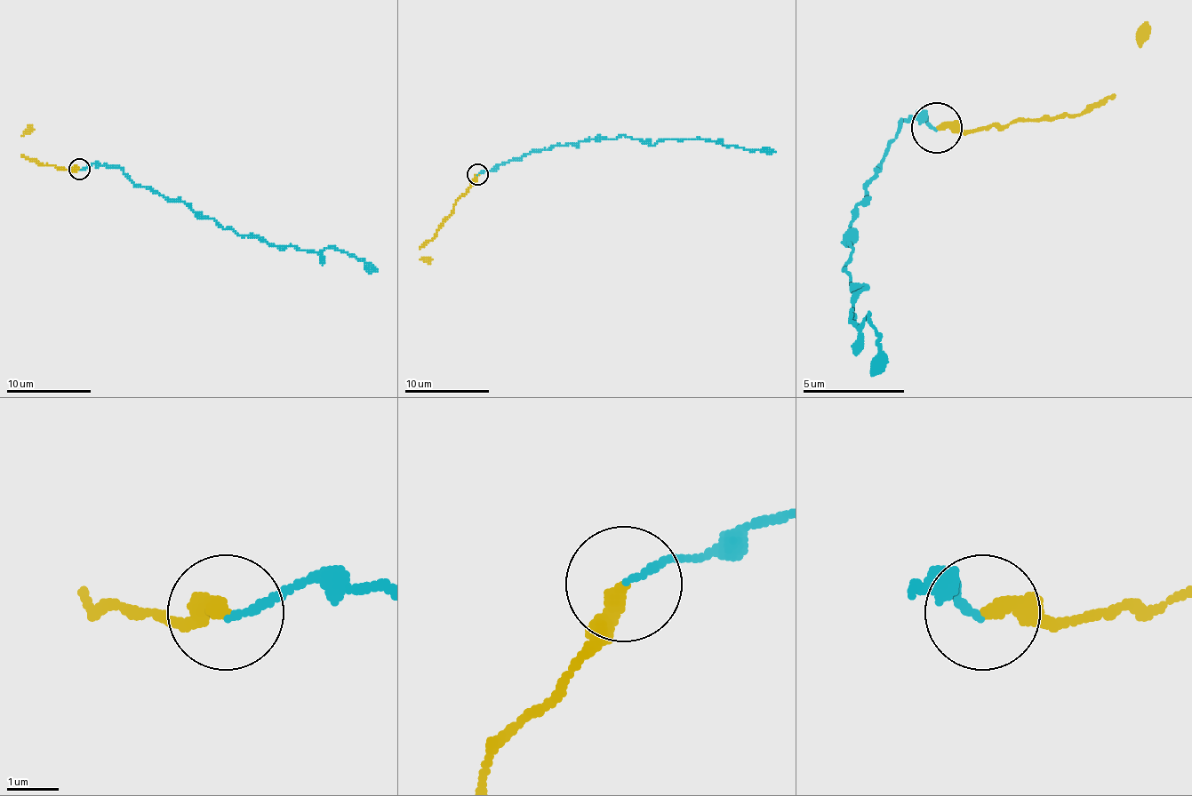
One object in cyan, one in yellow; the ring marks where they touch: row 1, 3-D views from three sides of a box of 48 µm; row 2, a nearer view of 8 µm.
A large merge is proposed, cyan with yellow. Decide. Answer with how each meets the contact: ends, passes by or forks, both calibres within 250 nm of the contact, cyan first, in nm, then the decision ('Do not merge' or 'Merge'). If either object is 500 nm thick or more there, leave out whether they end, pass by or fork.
At the ring cyan ends. At the ring yellow ends. Thickness 120 nm (cyan) against 320 nm. Merge

